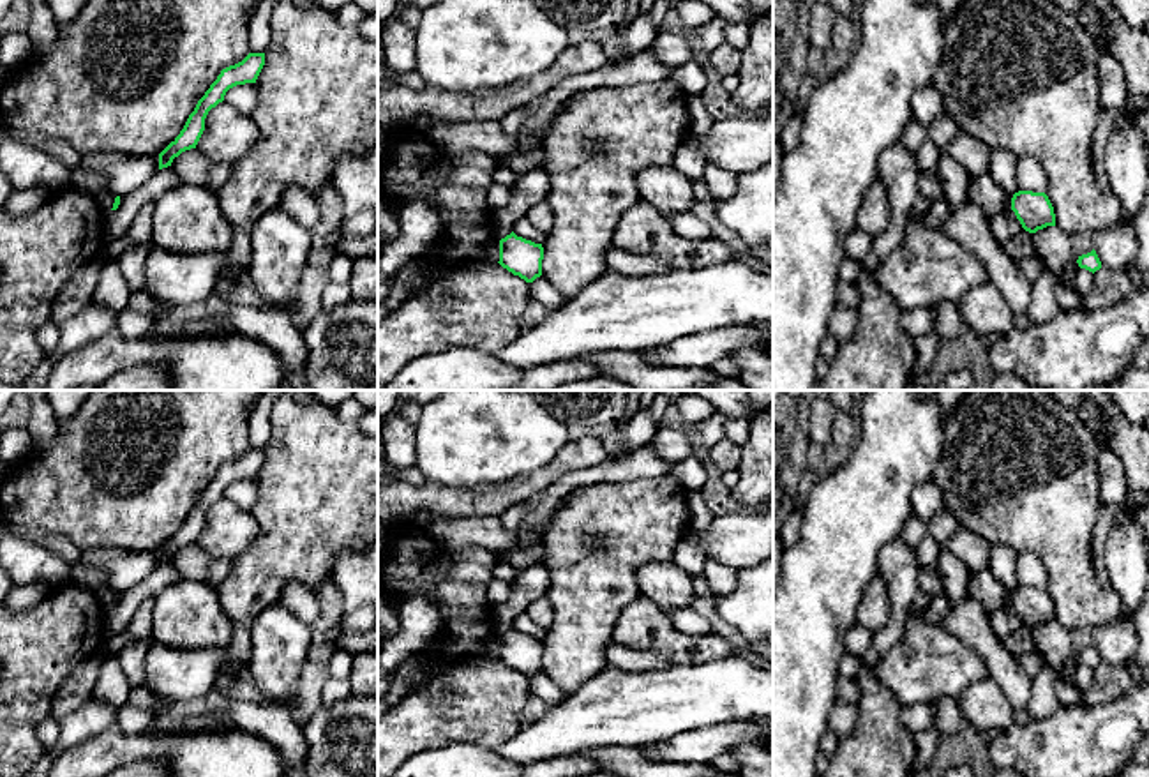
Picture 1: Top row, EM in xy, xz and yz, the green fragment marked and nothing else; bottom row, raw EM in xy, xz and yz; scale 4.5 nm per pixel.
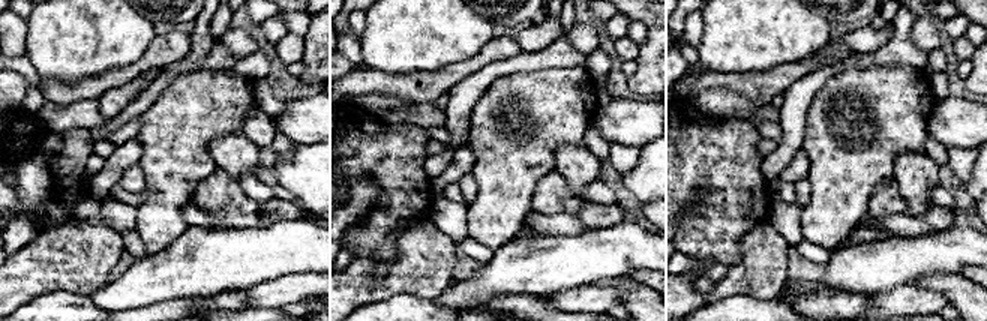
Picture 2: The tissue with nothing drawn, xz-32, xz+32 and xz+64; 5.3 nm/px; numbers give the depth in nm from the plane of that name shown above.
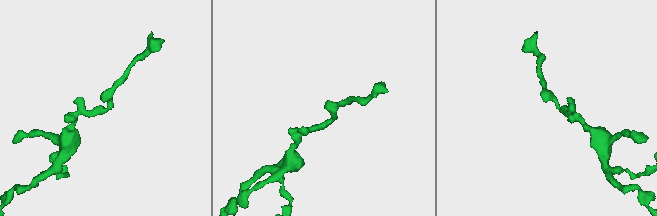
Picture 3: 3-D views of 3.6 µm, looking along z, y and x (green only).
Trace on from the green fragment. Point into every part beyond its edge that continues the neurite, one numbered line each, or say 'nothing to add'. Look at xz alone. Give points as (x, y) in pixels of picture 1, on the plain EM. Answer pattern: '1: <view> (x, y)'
nothing to add

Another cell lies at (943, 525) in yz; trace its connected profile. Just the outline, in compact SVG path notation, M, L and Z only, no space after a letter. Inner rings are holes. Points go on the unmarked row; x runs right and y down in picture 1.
M946 507L927 519L927 532L941 547L946 547L960 526L958 519Z

